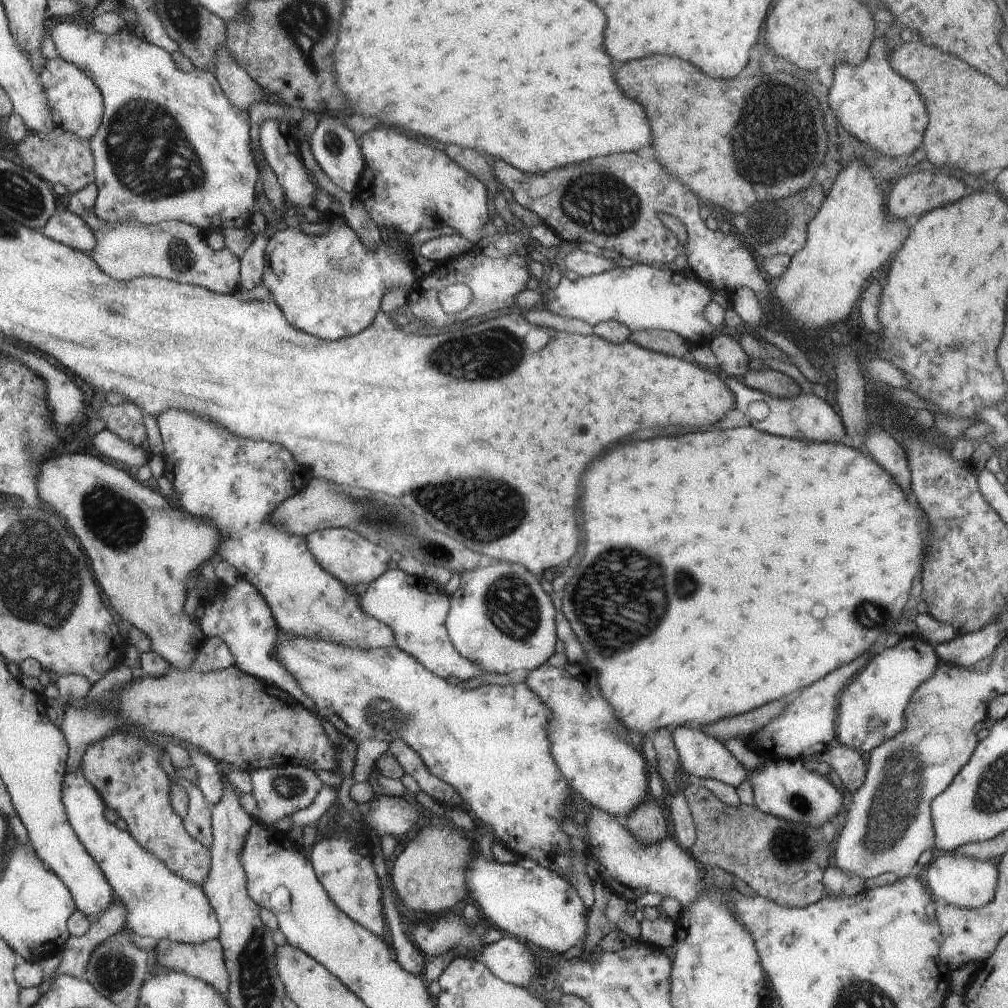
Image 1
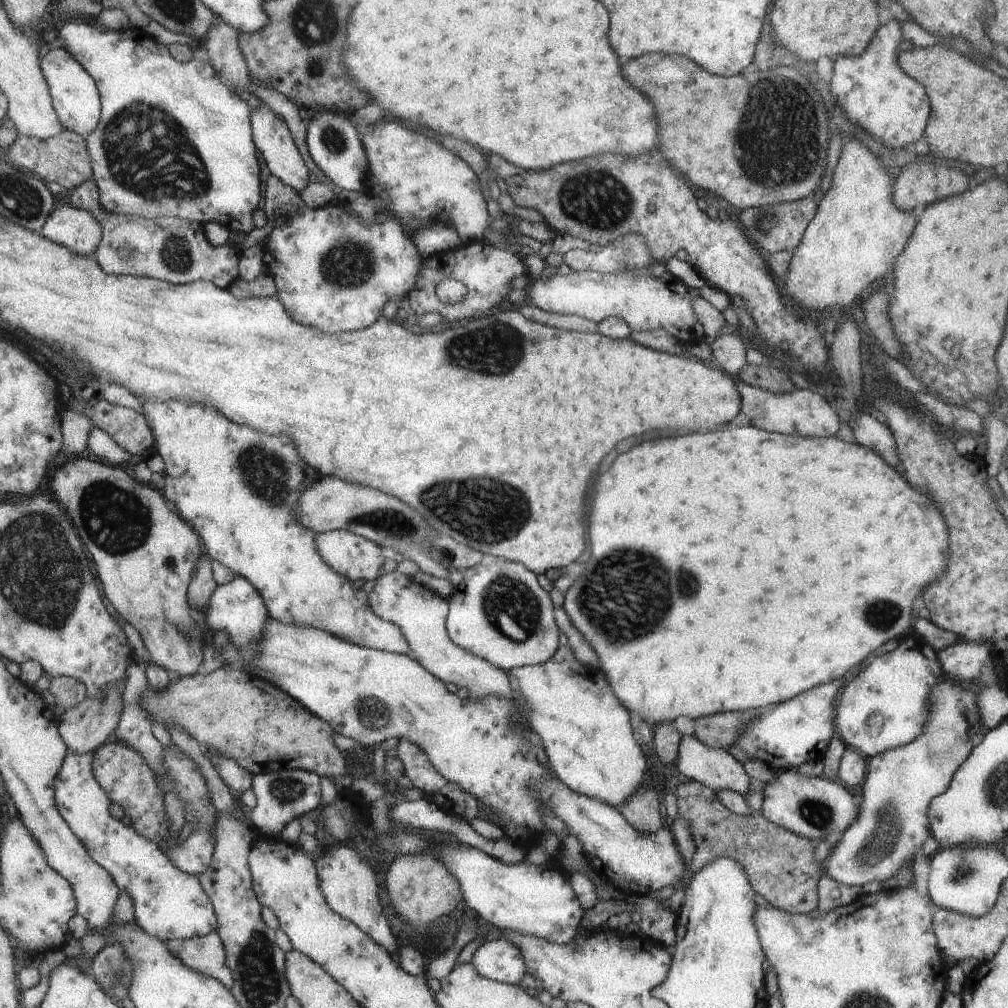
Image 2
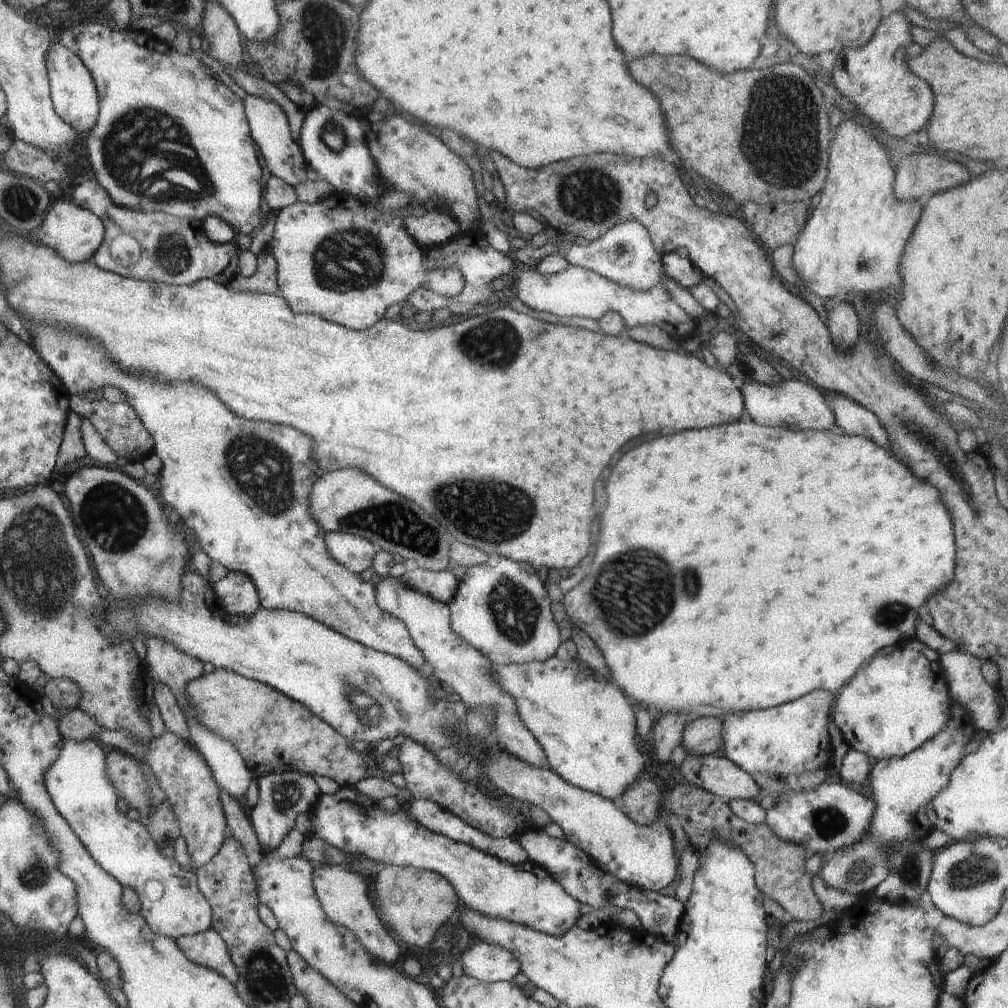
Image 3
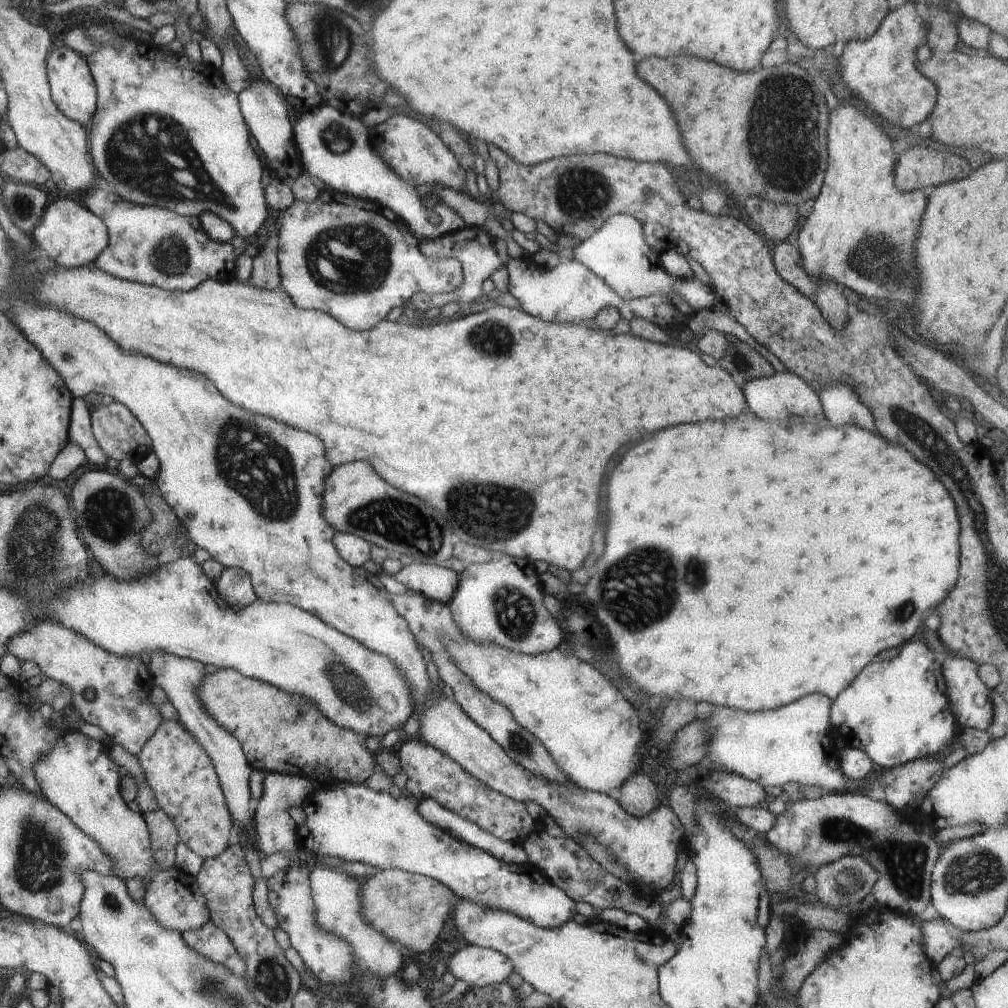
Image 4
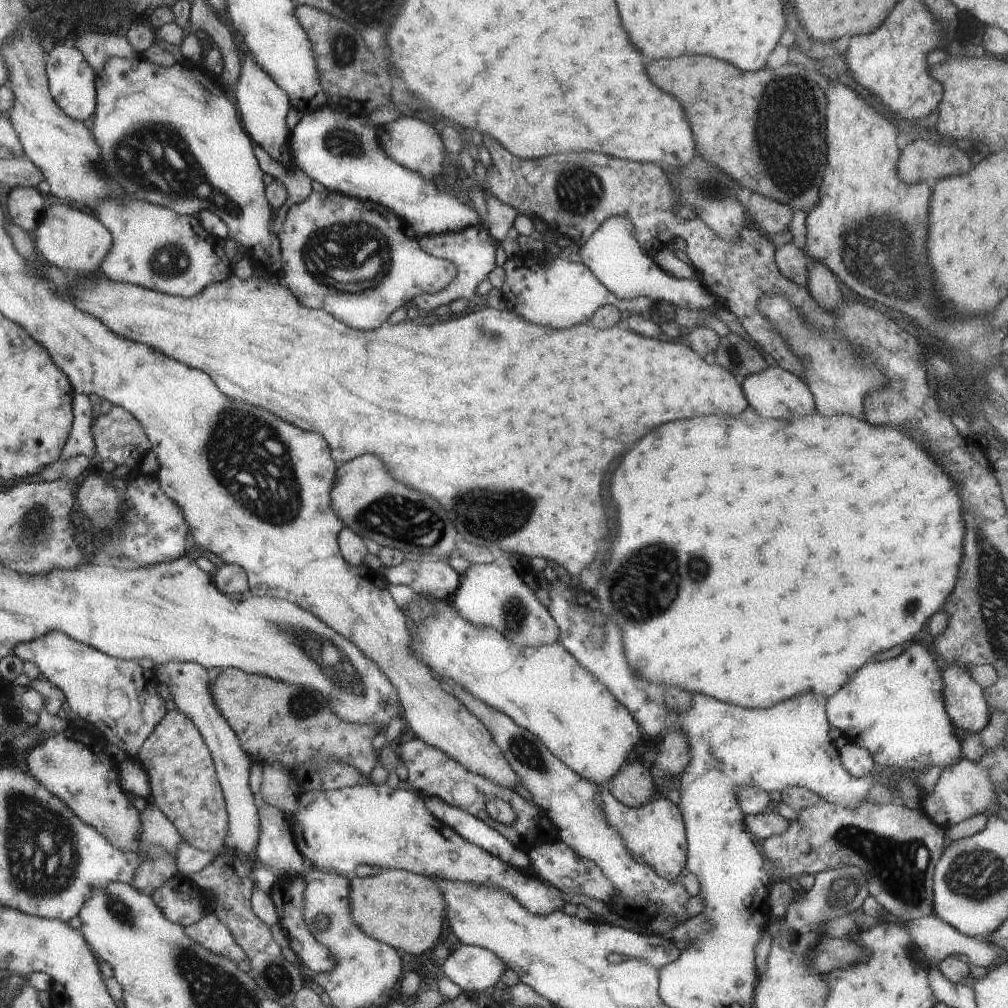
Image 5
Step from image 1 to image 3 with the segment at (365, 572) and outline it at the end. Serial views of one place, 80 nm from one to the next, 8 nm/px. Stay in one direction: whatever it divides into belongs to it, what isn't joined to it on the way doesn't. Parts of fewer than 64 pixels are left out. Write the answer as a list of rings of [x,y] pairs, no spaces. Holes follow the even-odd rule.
[[[326,533],[325,545],[329,553],[348,570],[360,575],[371,567],[377,548],[365,538],[348,533]]]

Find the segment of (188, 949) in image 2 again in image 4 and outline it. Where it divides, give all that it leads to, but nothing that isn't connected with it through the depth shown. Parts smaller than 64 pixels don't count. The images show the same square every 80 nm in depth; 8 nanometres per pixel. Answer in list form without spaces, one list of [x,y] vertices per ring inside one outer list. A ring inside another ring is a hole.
[[[208,920],[202,928],[182,933],[182,938],[184,938],[186,946],[190,946],[202,958],[222,964],[234,976],[244,977],[246,974],[246,966],[242,962],[244,958],[238,954],[236,946],[226,936],[226,932],[222,928],[218,928],[214,922]]]

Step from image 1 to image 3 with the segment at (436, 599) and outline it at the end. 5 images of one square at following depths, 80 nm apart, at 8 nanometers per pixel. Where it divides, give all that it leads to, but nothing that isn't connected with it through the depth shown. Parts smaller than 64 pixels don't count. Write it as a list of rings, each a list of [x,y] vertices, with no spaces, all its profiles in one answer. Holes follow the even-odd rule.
[[[390,576],[384,577],[384,580],[375,586],[375,599],[384,612],[406,625],[414,646],[422,653],[427,670],[440,682],[452,686],[463,705],[471,709],[488,705],[495,712],[493,731],[508,754],[533,767],[550,769],[542,745],[522,722],[513,696],[495,679],[491,671],[491,662],[451,631],[449,603],[436,600]]]

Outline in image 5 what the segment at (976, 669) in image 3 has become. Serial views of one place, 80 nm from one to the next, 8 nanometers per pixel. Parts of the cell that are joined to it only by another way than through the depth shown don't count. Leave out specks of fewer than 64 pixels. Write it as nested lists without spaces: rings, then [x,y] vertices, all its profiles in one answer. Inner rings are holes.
[[[954,663],[942,668],[944,681],[944,704],[948,716],[952,719],[956,730],[980,731],[989,723],[989,706],[985,699],[985,692],[969,673],[968,667]]]

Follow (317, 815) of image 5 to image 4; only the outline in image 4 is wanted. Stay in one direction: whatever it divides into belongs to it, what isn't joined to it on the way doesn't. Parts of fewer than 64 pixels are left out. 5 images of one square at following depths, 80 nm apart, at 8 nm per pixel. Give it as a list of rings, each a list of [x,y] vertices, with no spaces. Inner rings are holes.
[[[335,783],[333,787],[334,788],[332,789],[314,791],[314,797],[312,802],[308,805],[307,814],[304,818],[304,824],[302,824],[302,826],[296,826],[297,844],[300,849],[311,854],[311,856],[318,856],[318,854],[321,854],[322,856],[326,855],[328,857],[340,858],[346,861],[378,866],[381,869],[400,869],[402,871],[407,871],[408,873],[416,873],[426,877],[431,877],[438,880],[441,884],[444,884],[453,894],[462,896],[462,898],[468,898],[468,900],[472,900],[474,904],[478,904],[478,902],[480,902],[480,904],[486,904],[486,906],[490,906],[490,908],[498,908],[498,910],[514,912],[516,916],[522,916],[524,920],[530,920],[532,924],[536,924],[537,926],[540,926],[540,928],[558,928],[560,924],[564,924],[566,920],[571,920],[573,918],[572,916],[577,913],[577,903],[566,896],[566,894],[562,892],[560,888],[557,888],[554,886],[554,884],[552,884],[552,882],[549,882],[546,876],[542,876],[542,874],[540,874],[540,872],[538,872],[538,870],[536,870],[532,864],[507,864],[506,862],[491,856],[488,852],[484,852],[484,850],[481,850],[480,848],[470,846],[470,844],[462,842],[462,840],[458,841],[458,838],[450,834],[450,832],[443,832],[440,830],[440,828],[438,828],[438,826],[434,826],[434,824],[426,822],[426,820],[422,818],[422,814],[418,814],[419,802],[412,796],[403,794],[399,799],[395,799],[390,792],[374,792],[374,790],[366,788],[364,783]]]

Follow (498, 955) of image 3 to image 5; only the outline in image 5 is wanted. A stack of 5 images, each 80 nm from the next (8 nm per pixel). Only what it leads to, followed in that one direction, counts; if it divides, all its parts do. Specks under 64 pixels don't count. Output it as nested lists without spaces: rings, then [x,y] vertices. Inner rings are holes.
[[[464,945],[451,951],[442,966],[446,975],[464,992],[480,992],[496,986],[508,968],[499,956],[482,947]]]

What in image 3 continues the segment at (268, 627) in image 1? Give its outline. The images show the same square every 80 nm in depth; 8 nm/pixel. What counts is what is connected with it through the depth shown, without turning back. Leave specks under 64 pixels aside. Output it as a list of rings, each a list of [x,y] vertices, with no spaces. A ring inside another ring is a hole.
[[[229,571],[218,582],[211,584],[217,603],[228,616],[248,618],[260,610],[261,604],[252,579],[240,571]]]

